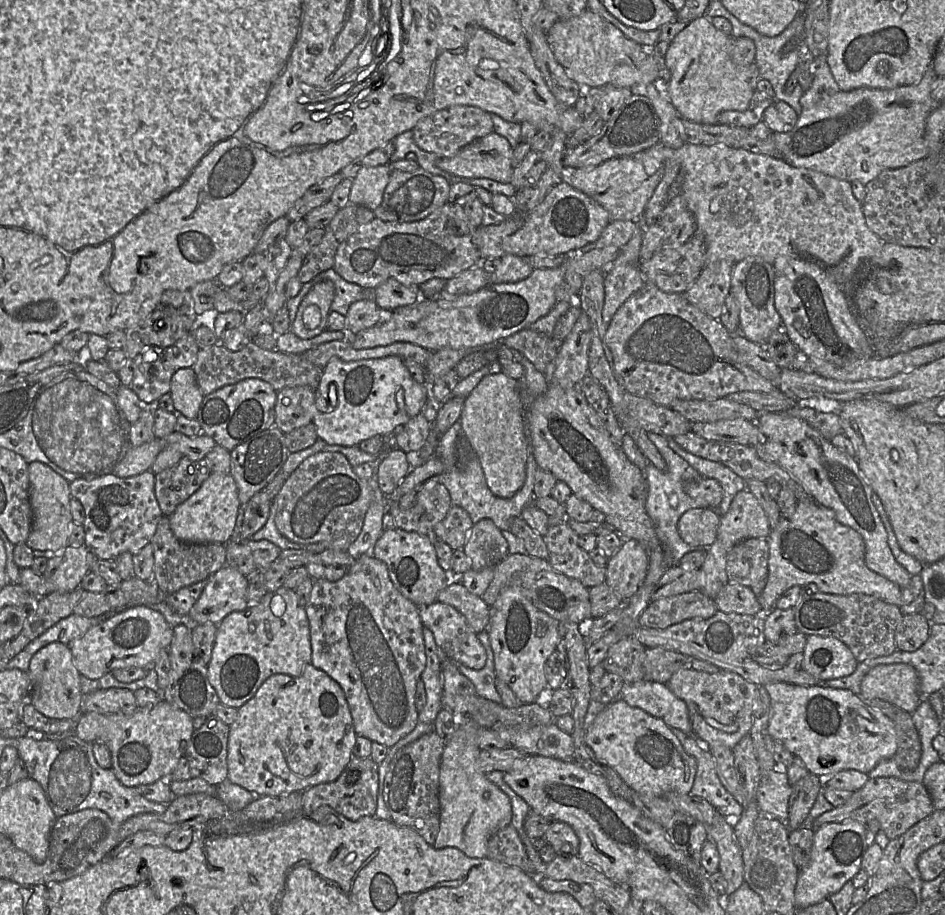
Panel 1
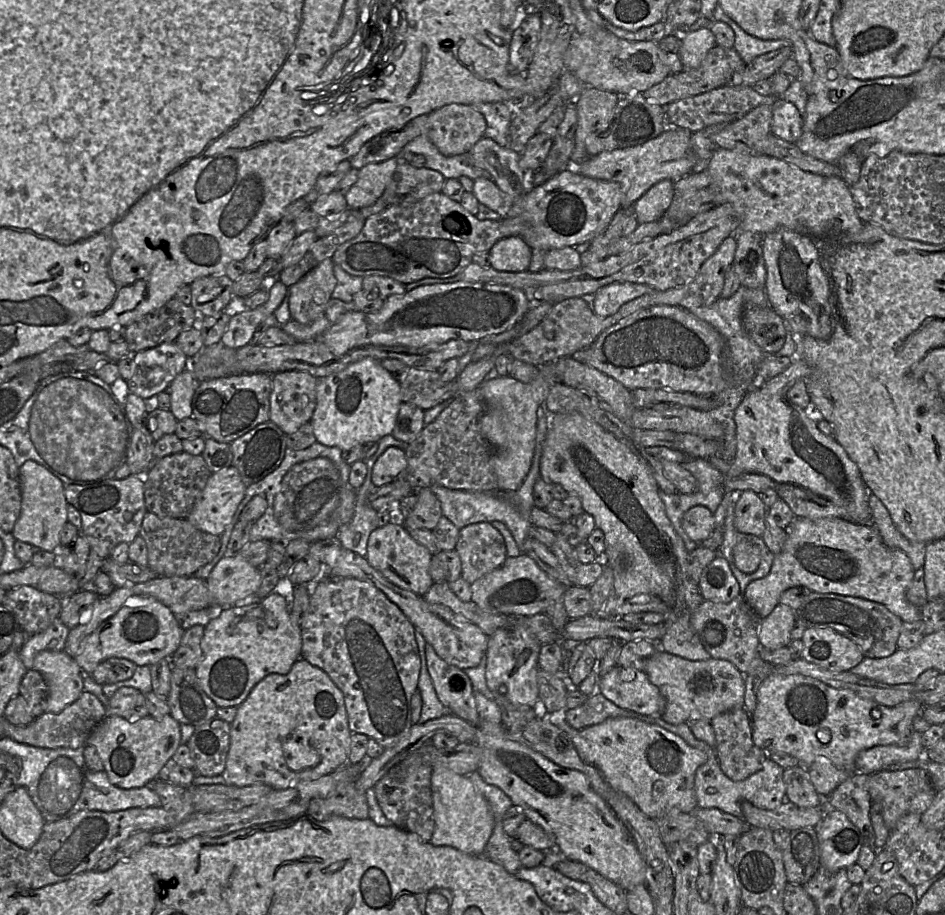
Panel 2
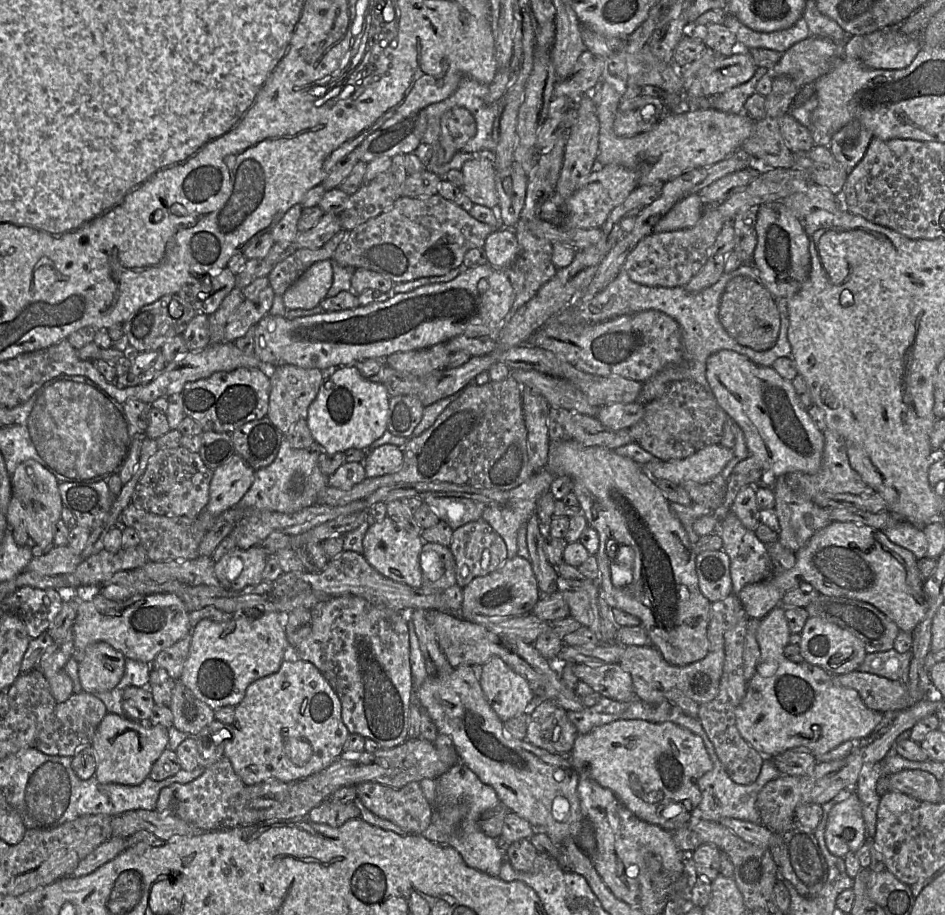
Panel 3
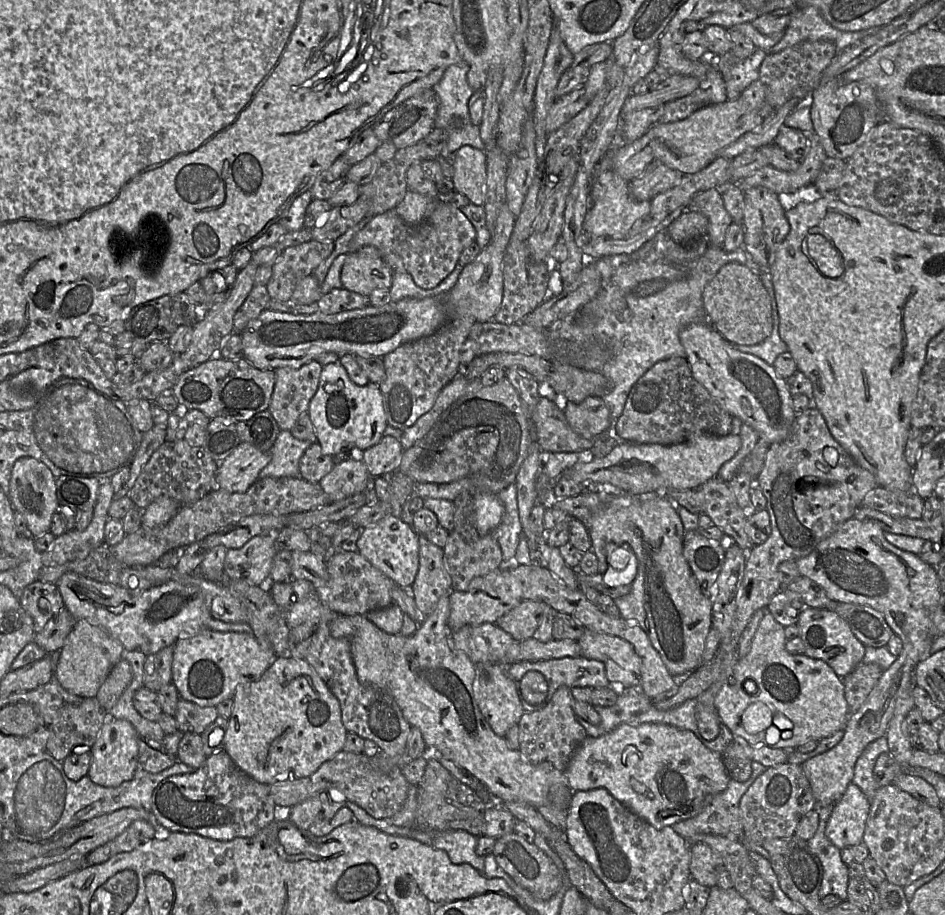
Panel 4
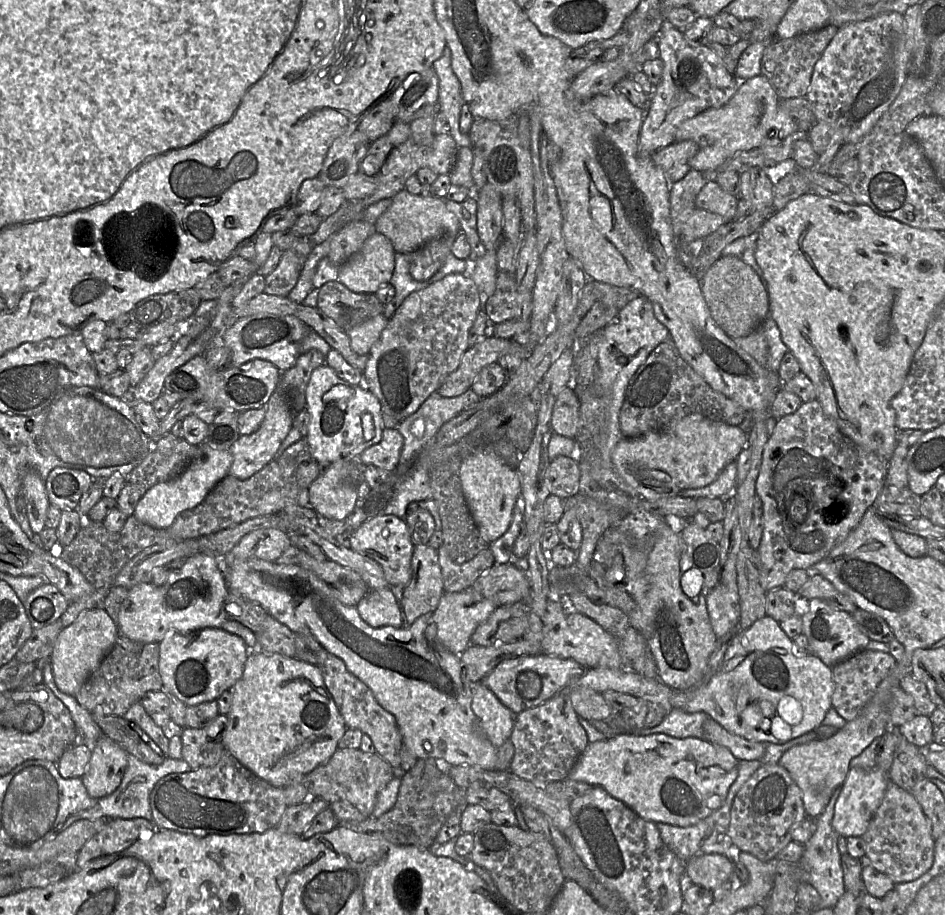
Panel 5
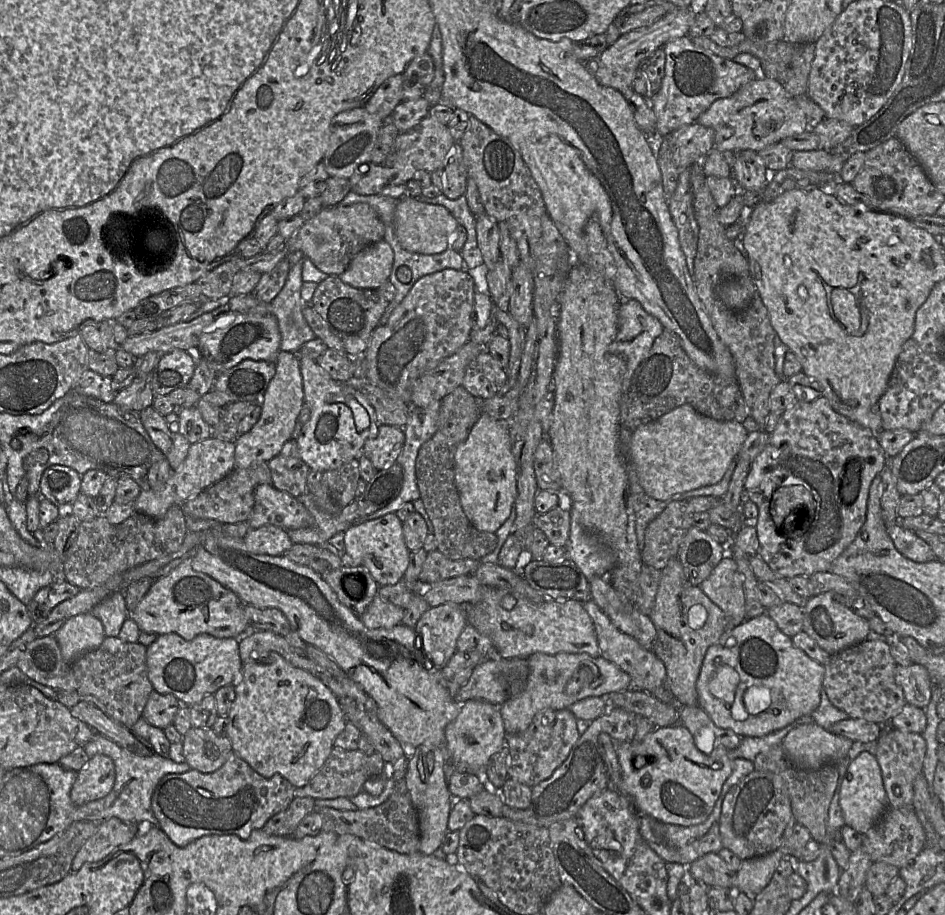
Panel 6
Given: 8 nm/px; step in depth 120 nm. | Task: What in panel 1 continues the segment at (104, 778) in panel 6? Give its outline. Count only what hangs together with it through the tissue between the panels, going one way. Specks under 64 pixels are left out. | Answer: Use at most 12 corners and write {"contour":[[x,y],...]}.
{"contour":[[162,699],[131,715],[82,713],[127,787],[168,779],[193,718]]}

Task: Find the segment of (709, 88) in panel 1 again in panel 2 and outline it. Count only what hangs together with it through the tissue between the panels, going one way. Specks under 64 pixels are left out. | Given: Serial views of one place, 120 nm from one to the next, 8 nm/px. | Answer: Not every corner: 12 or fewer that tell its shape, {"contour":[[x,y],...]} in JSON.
{"contour":[[708,27],[687,32],[679,56],[683,70],[697,68],[717,45]]}

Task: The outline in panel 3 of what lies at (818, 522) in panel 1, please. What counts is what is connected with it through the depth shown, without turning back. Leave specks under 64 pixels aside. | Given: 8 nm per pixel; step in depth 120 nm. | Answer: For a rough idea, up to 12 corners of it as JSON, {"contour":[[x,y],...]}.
{"contour":[[833,521],[790,570],[745,585],[762,620],[801,583],[869,603],[911,632],[918,560],[883,531]]}

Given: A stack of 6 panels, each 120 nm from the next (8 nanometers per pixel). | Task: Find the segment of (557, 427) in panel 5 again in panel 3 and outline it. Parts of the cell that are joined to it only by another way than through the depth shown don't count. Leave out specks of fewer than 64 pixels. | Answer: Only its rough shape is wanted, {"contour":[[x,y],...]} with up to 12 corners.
{"contour":[[613,403],[596,418],[607,428],[630,428],[645,403]]}

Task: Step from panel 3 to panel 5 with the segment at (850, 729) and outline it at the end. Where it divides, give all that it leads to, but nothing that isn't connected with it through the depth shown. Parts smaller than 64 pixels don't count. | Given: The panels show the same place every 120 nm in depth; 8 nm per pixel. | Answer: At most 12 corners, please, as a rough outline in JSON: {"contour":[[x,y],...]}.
{"contour":[[768,615],[734,635],[706,684],[674,690],[626,668],[570,688],[708,714],[783,744],[820,727],[832,667]]}

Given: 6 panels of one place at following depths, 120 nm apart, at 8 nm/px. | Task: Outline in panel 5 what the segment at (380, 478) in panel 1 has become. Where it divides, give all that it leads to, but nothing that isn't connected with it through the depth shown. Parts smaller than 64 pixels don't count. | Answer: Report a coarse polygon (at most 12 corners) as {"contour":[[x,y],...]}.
{"contour":[[384,428],[381,441],[366,448],[359,461],[393,472],[403,437]]}

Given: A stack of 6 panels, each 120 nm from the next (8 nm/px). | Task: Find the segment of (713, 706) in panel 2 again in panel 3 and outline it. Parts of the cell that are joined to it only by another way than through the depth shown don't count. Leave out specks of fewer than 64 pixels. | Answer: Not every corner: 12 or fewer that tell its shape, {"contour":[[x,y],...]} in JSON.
{"contour":[[627,645],[618,664],[636,698],[677,689],[701,705],[718,695],[724,650],[676,666],[654,646]]}

